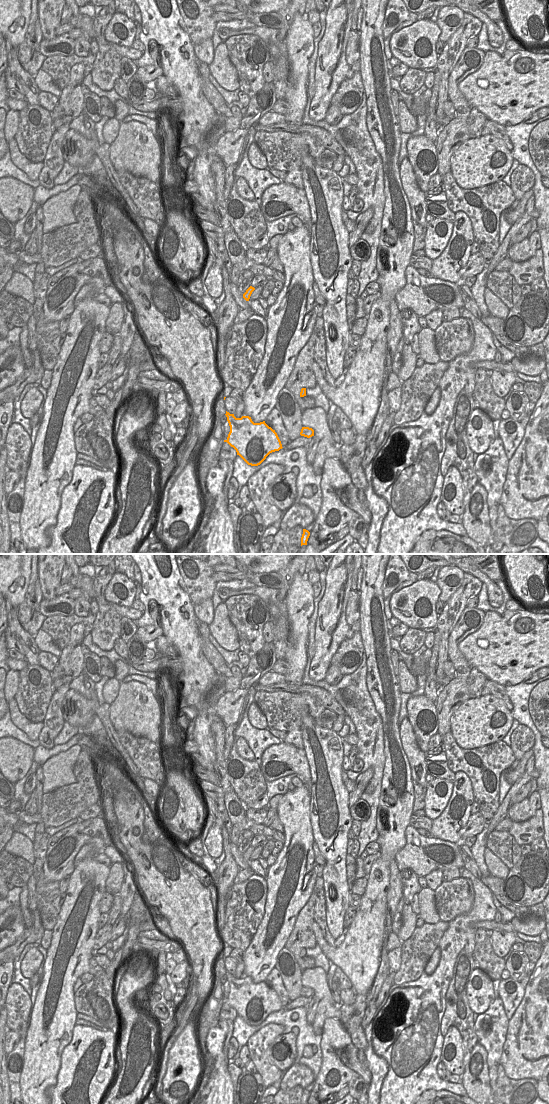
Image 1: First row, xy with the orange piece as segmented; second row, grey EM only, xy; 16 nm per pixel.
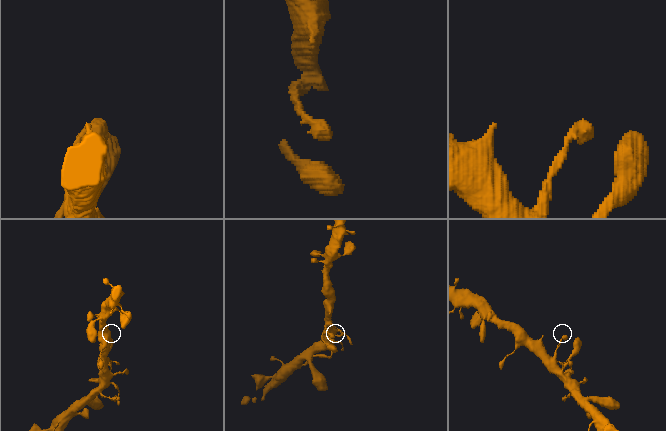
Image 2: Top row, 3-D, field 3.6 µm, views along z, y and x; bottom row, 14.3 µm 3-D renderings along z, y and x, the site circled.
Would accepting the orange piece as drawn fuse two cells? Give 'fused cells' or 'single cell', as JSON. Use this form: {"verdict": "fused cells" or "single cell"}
{"verdict": "single cell"}

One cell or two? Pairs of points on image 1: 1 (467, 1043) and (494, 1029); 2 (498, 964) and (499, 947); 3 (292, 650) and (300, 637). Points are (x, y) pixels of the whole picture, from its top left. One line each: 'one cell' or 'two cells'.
1: two cells
2: two cells
3: one cell

